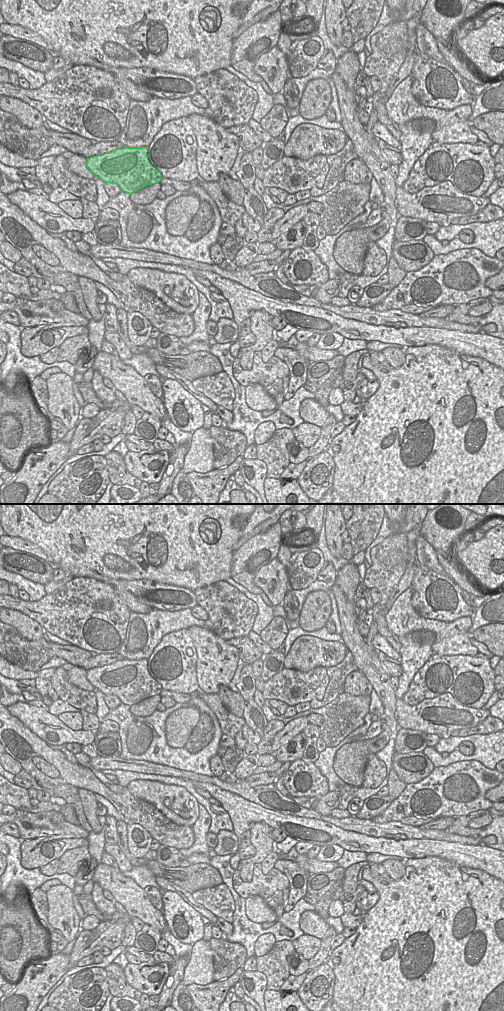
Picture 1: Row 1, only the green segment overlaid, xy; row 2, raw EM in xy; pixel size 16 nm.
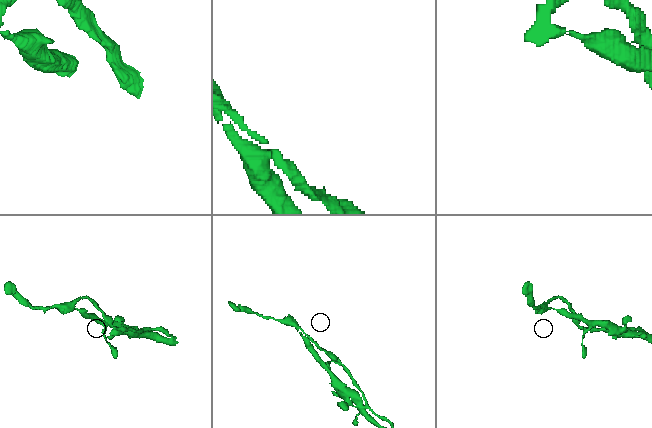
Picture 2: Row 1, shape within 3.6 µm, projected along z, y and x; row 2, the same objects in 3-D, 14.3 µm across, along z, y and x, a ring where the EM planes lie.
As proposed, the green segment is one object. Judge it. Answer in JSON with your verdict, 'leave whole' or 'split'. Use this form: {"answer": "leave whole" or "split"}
{"answer": "split"}

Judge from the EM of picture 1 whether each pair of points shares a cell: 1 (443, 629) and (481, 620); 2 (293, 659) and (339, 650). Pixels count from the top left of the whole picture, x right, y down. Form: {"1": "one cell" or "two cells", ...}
{"1": "two cells", "2": "one cell"}

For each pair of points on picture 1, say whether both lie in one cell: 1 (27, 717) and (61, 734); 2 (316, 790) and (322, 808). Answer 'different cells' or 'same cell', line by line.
1: same cell
2: different cells

